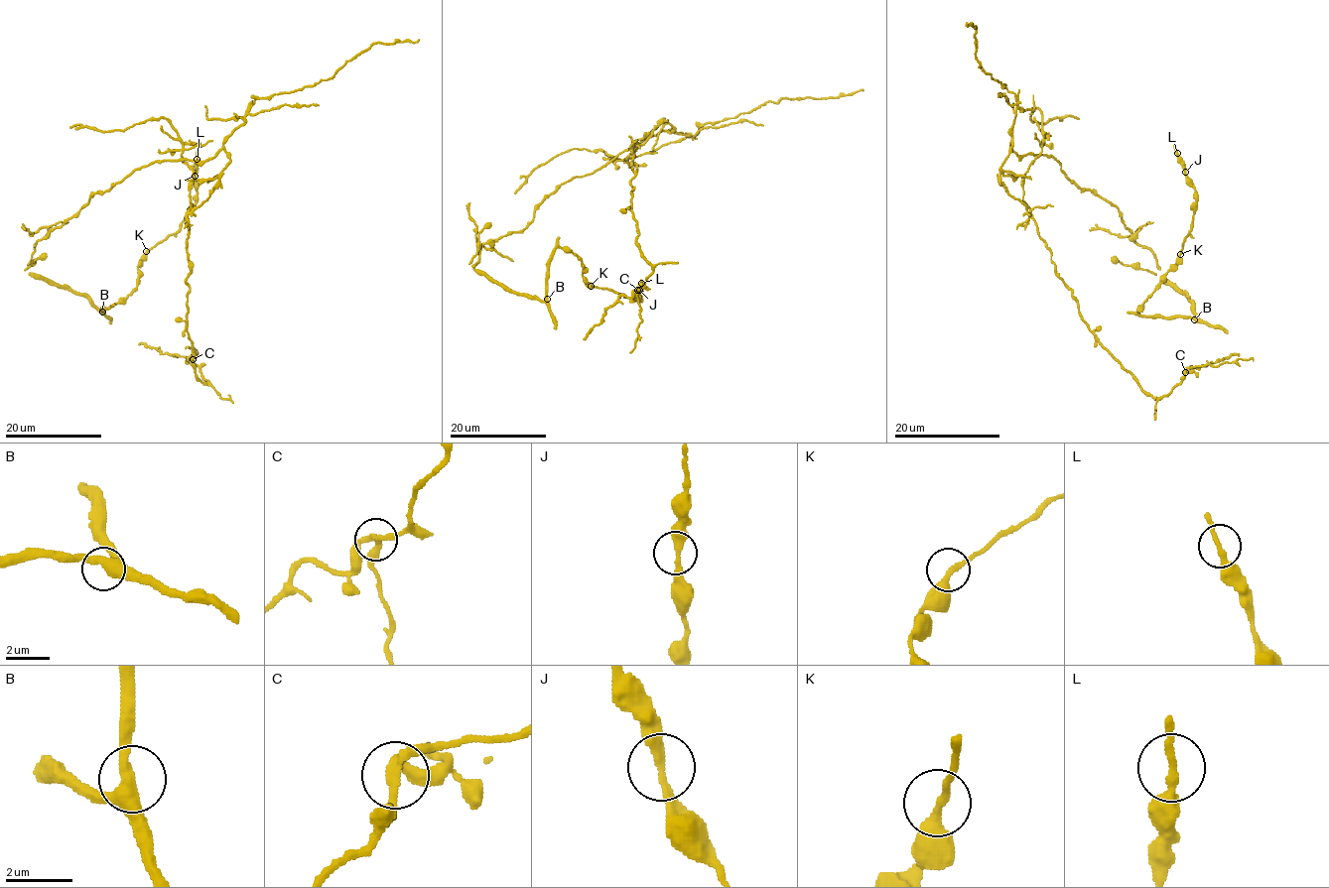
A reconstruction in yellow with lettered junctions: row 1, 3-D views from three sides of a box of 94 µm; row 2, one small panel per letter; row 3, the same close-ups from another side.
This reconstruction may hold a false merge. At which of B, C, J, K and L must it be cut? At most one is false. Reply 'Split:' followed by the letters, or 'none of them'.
Split: C

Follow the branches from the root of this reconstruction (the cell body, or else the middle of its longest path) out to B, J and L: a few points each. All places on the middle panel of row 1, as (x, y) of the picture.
B: (578, 177), (551, 193), (525, 228), (488, 240), (479, 261), (470, 264), (513, 292), (547, 299)
J: (578, 177), (473, 268), (545, 301), (560, 246), (586, 283), (639, 290)
L: (578, 177), (473, 268), (545, 301), (560, 246), (586, 283), (640, 300), (641, 283)

